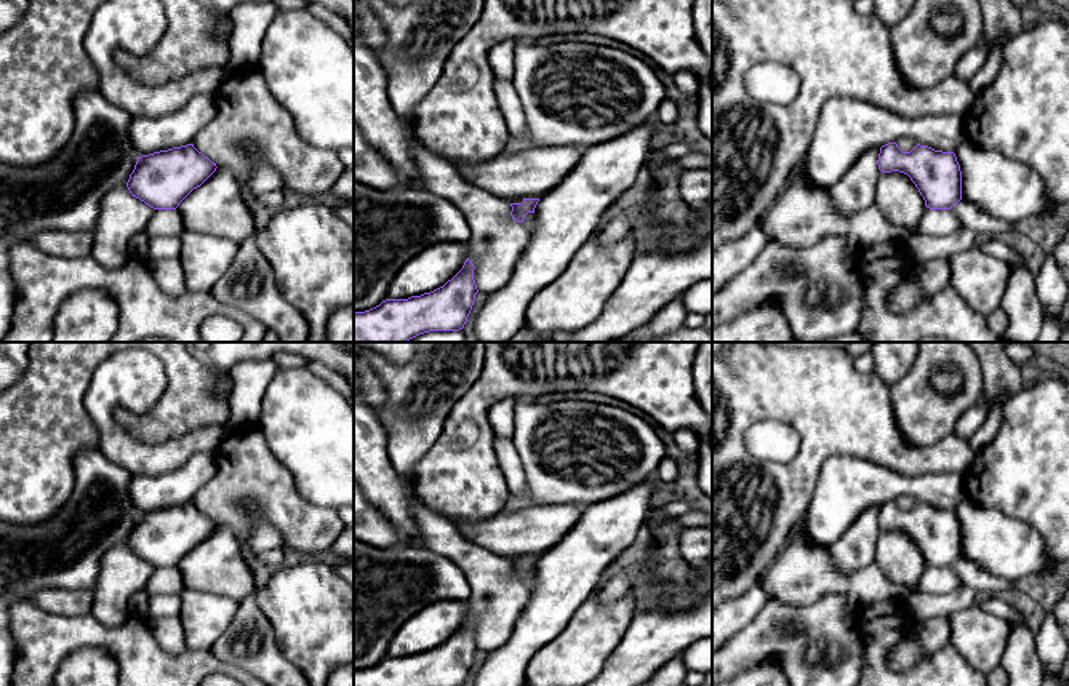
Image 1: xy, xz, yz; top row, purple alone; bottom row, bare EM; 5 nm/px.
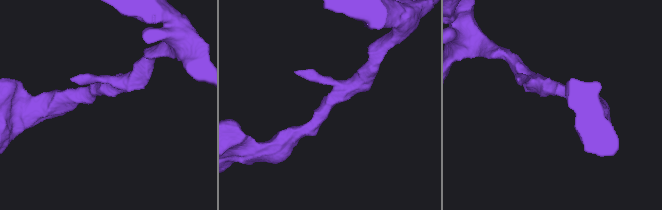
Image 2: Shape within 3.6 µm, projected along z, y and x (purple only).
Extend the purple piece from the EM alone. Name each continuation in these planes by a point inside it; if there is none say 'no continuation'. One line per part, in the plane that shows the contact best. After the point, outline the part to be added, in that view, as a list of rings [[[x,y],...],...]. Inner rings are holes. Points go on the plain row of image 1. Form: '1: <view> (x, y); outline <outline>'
no continuation

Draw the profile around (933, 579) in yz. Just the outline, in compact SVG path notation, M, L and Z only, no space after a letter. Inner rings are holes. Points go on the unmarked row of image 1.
M930 568L923 571L919 584L912 592L919 593L949 593L963 584L960 582L955 571L951 568Z

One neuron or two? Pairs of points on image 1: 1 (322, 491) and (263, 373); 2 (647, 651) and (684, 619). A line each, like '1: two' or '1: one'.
1: two
2: one

